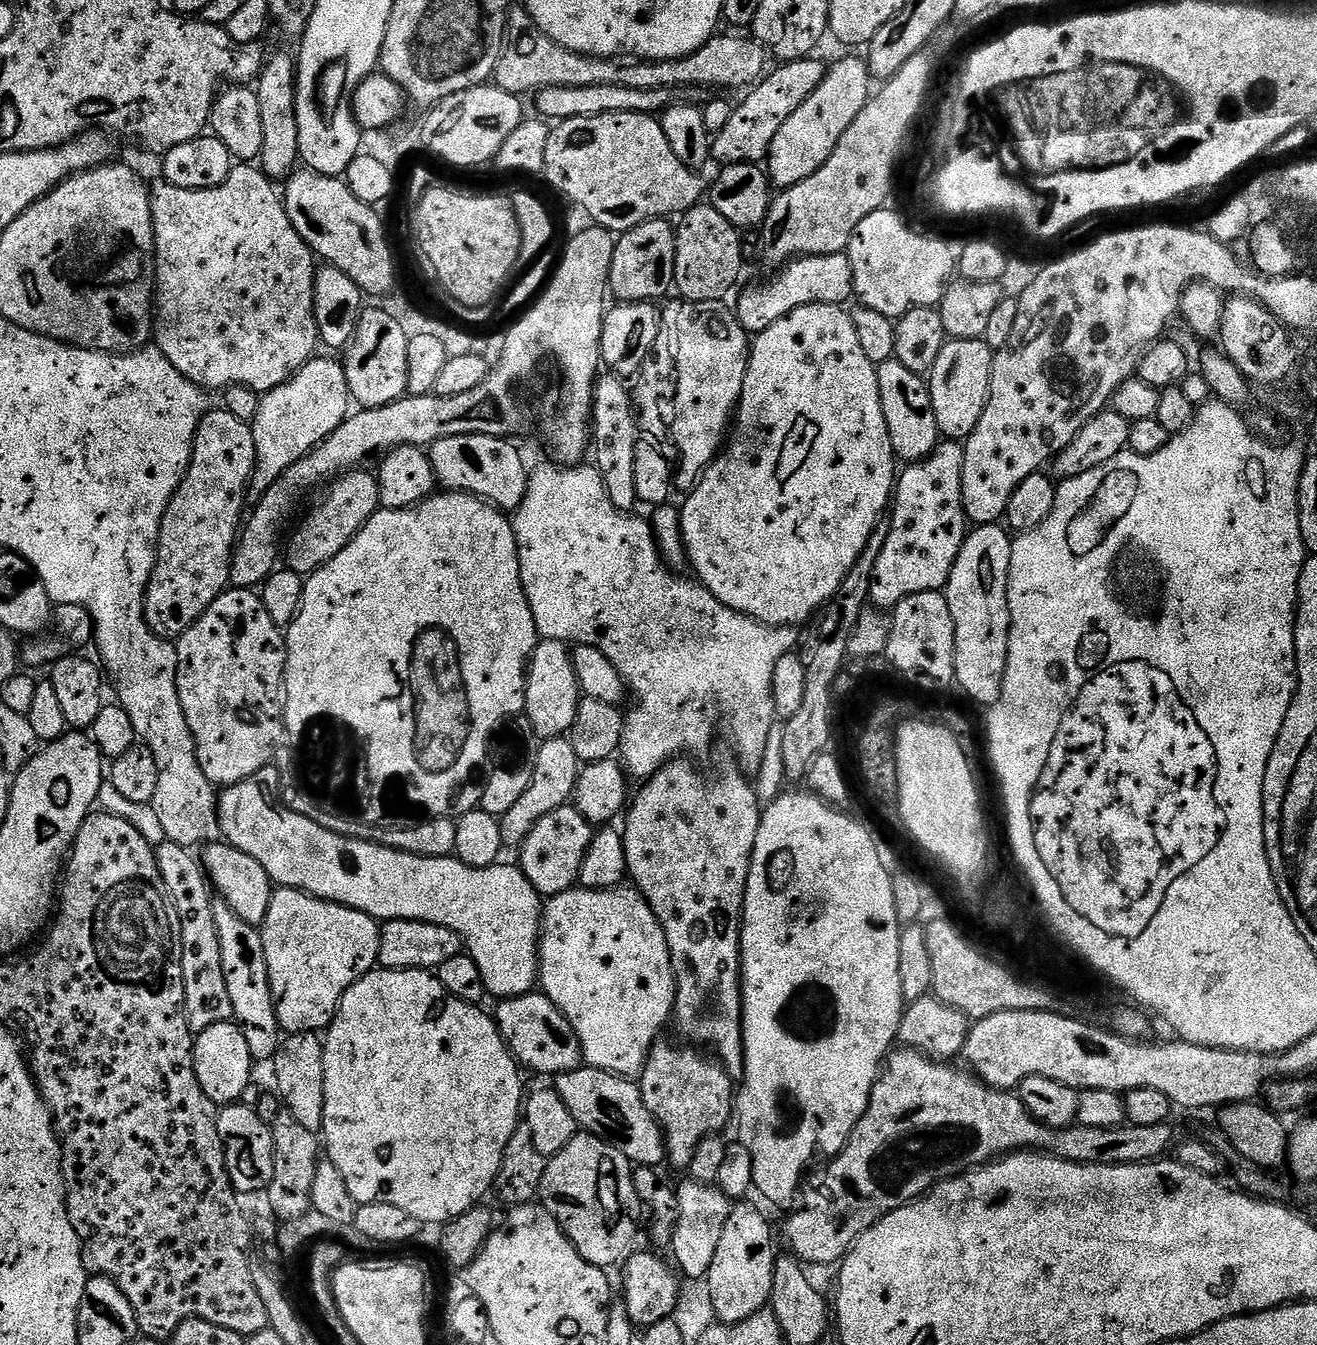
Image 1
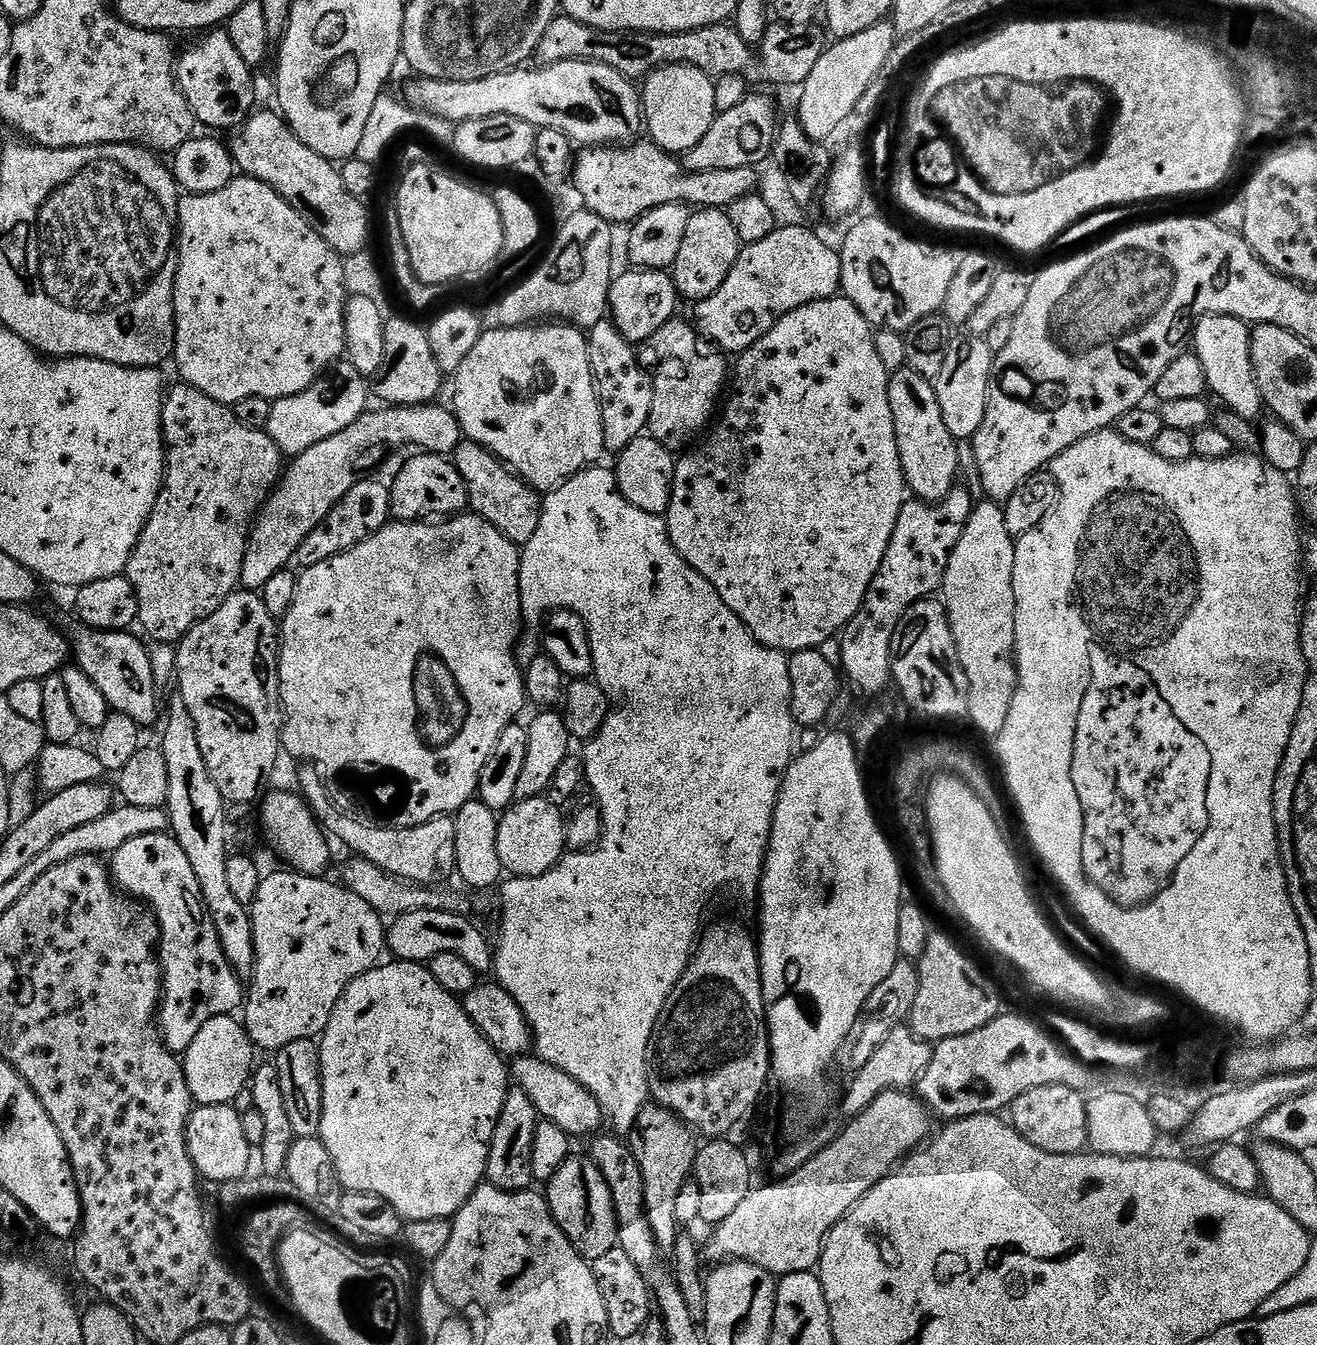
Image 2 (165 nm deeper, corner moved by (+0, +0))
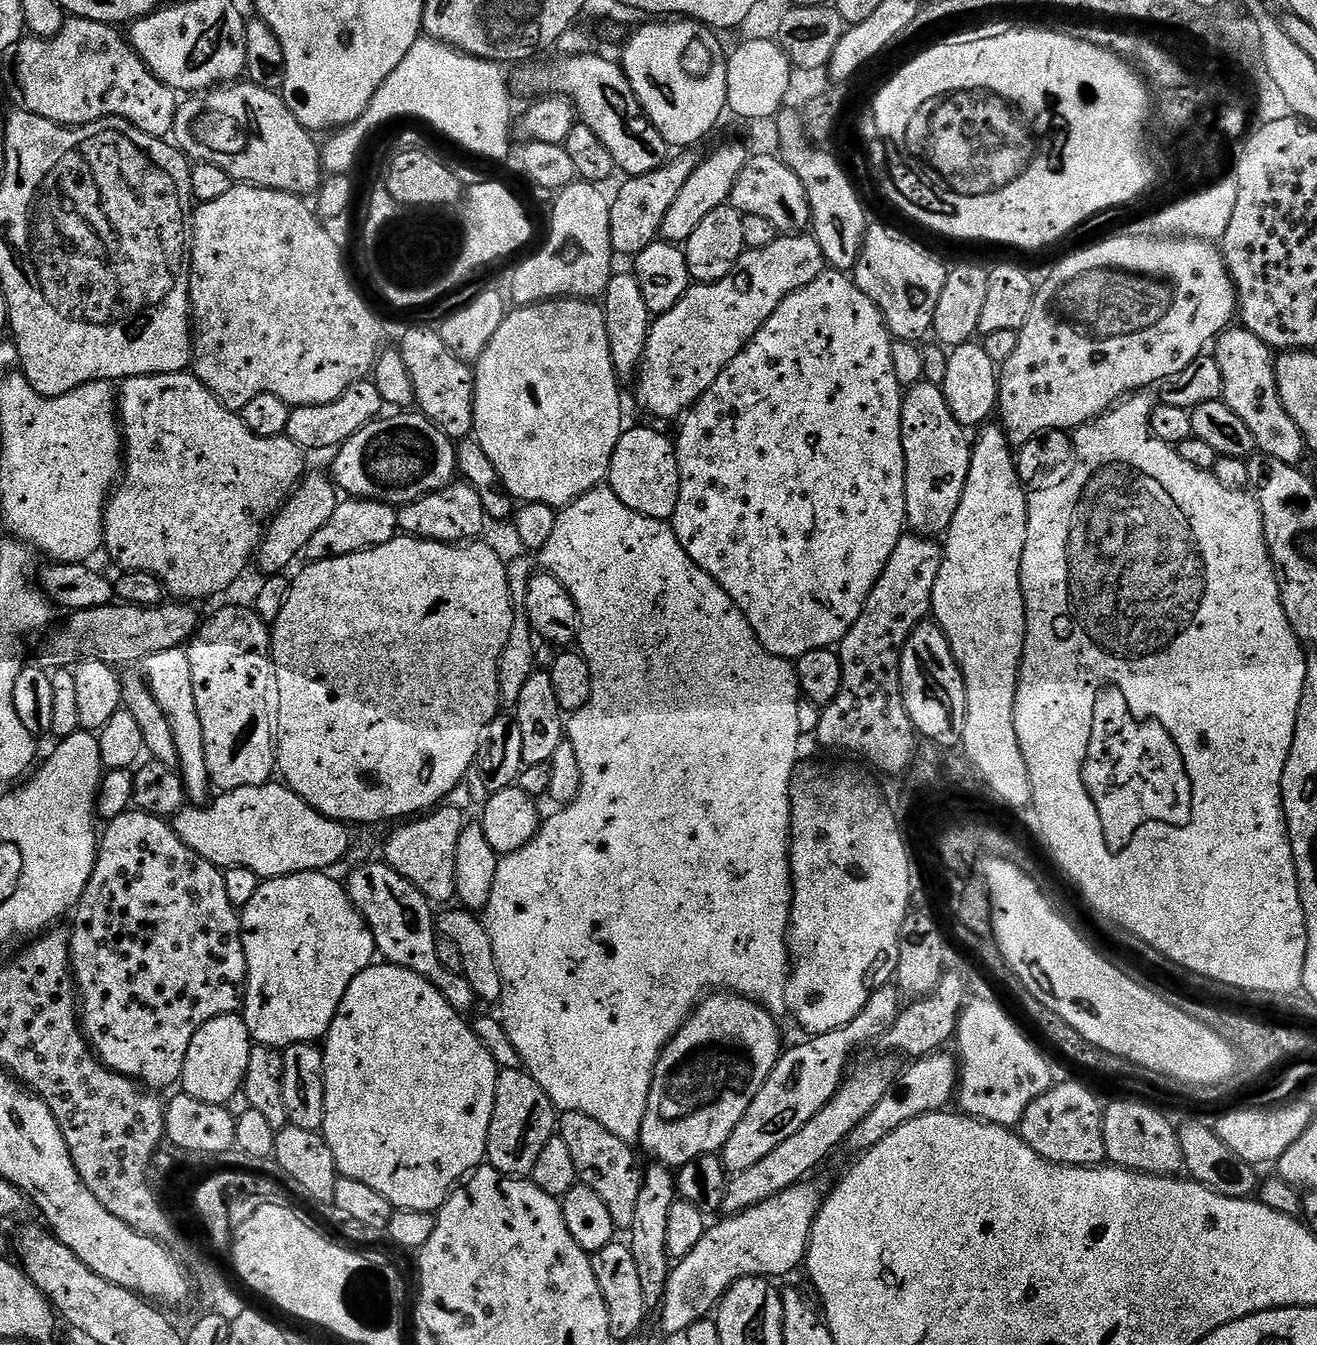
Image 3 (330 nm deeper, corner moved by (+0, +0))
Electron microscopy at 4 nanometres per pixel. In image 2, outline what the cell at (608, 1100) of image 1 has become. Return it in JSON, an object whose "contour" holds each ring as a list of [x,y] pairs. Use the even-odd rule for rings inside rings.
{"contour":[[[525,1054],[511,1061],[510,1076],[515,1087],[524,1092],[526,1098],[530,1098],[536,1108],[537,1117],[554,1122],[554,1126],[567,1132],[569,1137],[577,1138],[576,1136],[582,1135],[583,1132],[596,1134],[601,1131],[602,1113],[598,1098],[594,1098],[594,1094],[590,1094],[590,1090],[586,1090],[582,1082],[558,1070],[558,1066],[541,1060],[535,1054]]]}

